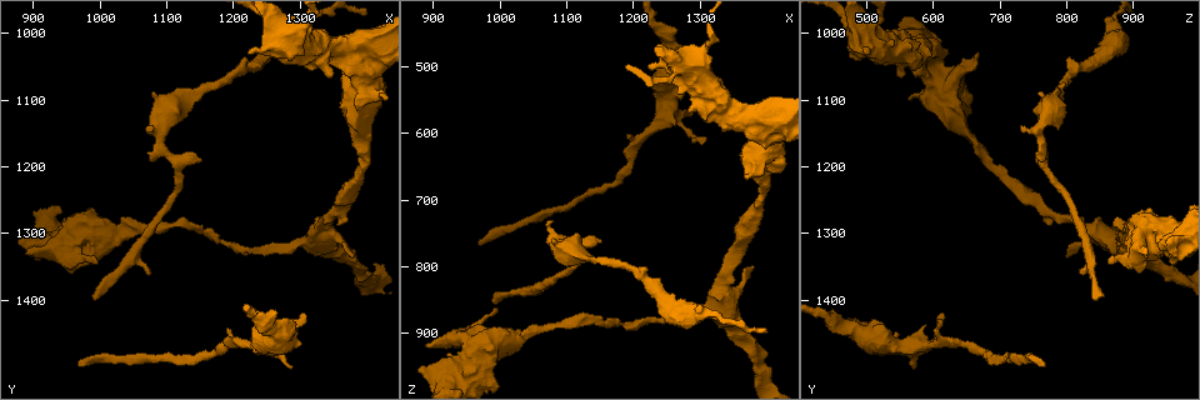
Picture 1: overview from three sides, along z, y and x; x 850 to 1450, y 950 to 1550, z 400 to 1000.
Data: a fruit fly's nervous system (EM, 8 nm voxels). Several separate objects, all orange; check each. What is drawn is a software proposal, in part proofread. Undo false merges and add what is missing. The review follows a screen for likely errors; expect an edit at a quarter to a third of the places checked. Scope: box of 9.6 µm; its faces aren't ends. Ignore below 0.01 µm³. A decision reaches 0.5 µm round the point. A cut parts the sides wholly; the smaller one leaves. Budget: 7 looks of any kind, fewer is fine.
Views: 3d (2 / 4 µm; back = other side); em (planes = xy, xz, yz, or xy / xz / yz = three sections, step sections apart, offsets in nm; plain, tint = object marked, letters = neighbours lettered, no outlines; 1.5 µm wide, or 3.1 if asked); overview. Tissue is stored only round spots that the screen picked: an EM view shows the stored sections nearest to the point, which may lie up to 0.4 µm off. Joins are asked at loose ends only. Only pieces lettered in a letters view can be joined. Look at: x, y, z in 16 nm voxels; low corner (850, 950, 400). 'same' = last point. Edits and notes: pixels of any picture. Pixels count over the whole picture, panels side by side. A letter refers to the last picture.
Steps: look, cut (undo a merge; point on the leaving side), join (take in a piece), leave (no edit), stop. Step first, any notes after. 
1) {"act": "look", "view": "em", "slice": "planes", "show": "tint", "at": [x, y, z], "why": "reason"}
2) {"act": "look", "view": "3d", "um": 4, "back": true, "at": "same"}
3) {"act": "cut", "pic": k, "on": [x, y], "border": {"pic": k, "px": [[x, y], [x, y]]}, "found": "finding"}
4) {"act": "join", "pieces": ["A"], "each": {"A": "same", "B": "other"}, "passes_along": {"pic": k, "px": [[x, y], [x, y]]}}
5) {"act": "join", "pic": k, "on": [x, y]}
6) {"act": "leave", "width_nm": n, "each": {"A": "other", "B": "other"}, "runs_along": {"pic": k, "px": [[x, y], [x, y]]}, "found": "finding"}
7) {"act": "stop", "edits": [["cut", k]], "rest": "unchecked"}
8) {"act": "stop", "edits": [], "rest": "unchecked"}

{"act": "look", "view": "em", "slice": "xy", "step": 4, "show": "letters", "at": [890, 1335, 920], "why": "stops while still wide"}

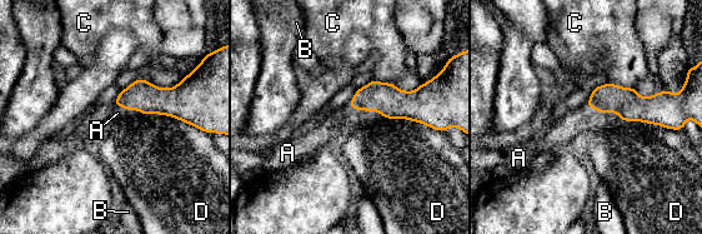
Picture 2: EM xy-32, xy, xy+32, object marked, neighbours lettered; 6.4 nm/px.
{"act": "look", "view": "em", "slice": "planes", "show": "letters", "at": "same", "why": "cut it another way"}

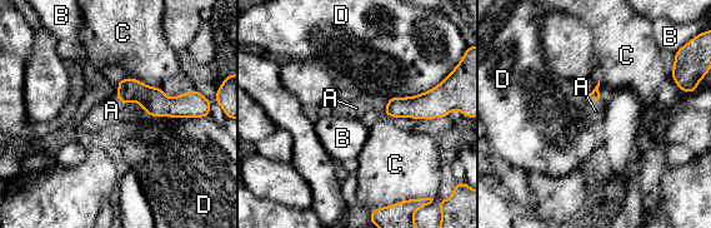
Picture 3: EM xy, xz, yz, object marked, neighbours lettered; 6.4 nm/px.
{"act": "join", "pieces": ["A"], "each": {"A": "same", "B": "other", "C": "other", "D": "other"}, "passes_along": {"pic": 3, "px": [[154, 100], [121, 102], [111, 110]]}, "found": "it goes on there"}

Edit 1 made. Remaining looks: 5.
{"act": "look", "view": "overview"}

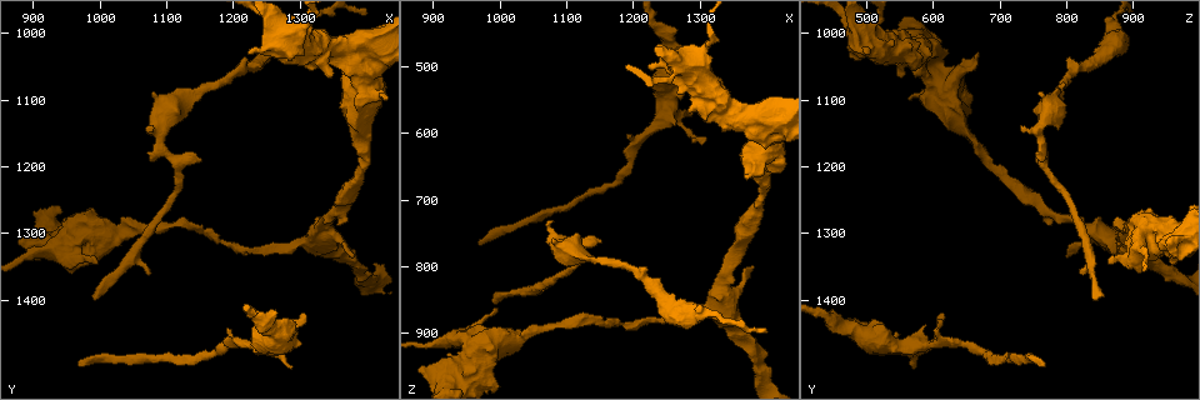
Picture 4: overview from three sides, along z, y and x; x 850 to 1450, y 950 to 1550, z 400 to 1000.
{"act": "look", "view": "3d", "um": 4, "at": [1150, 1190, 765], "why": "an open end"}

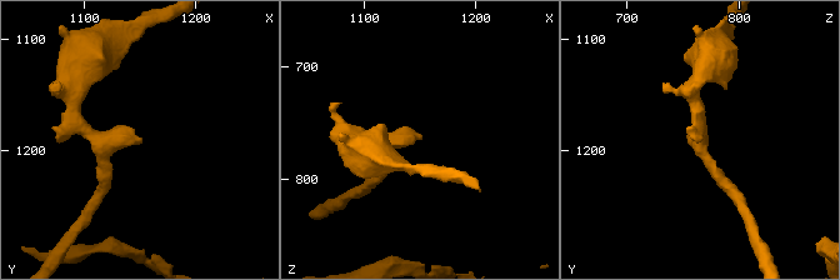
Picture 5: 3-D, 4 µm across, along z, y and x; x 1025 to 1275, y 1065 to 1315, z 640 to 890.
{"act": "look", "view": "em", "slice": "planes", "show": "letters", "at": [1150, 1192, 762]}

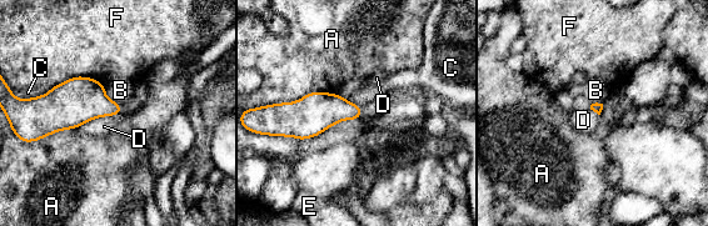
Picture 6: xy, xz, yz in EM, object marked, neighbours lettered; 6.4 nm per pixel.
{"act": "leave", "each": {"A": "other", "B": "other", "C": "other", "D": "other", "E": "other", "F": "other"}, "border": {"pic": 6, "px": [[120, 112], [94, 117], [76, 129]]}, "found": "none of them fits"}

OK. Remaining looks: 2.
{"act": "look", "view": "em", "slice": "planes", "show": "letters", "at": [1040, 1285, 905], "why": "sudden change in width"}

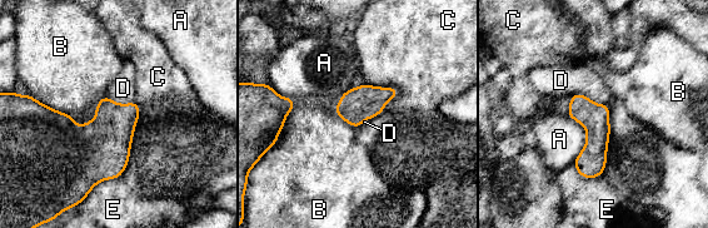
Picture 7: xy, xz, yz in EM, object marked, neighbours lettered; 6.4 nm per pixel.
{"act": "leave", "each": {"A": "other", "B": "other", "C": "other", "D": "other", "E": "other"}, "border": {"pic": 7, "px": [[571, 95], [584, 94], [608, 105]]}, "found": "all the same cell"}

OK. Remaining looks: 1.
{"act": "stop", "edits": [["join", 3]], "rest": "unchecked"}

